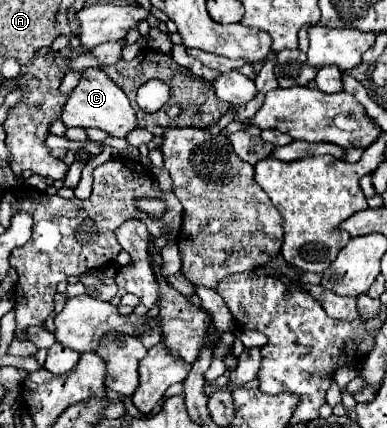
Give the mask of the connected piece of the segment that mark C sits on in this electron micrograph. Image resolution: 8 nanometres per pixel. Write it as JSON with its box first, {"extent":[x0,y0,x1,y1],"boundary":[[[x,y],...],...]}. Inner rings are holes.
{"extent":[61,68,137,138],"boundary":[[[95,68],[83,72],[81,82],[69,94],[61,120],[67,128],[73,128],[73,126],[75,128],[99,128],[117,138],[127,138],[127,134],[137,128],[137,118],[125,92],[103,70],[95,70]]]}

